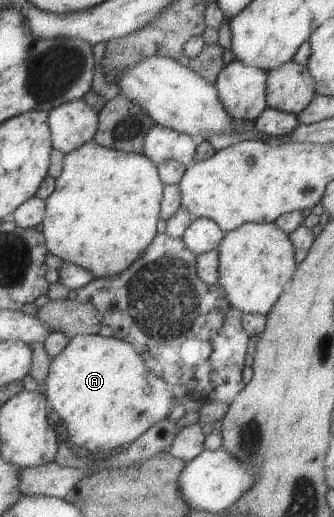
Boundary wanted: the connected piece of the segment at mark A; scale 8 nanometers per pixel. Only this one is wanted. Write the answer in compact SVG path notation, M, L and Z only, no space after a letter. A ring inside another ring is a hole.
M97 334L69 338L62 352L50 360L42 394L50 410L55 410L64 421L68 441L90 450L92 454L99 450L103 454L112 453L127 446L148 427L166 418L172 409L174 398L170 386L146 368L133 346L112 336L103 337Z

